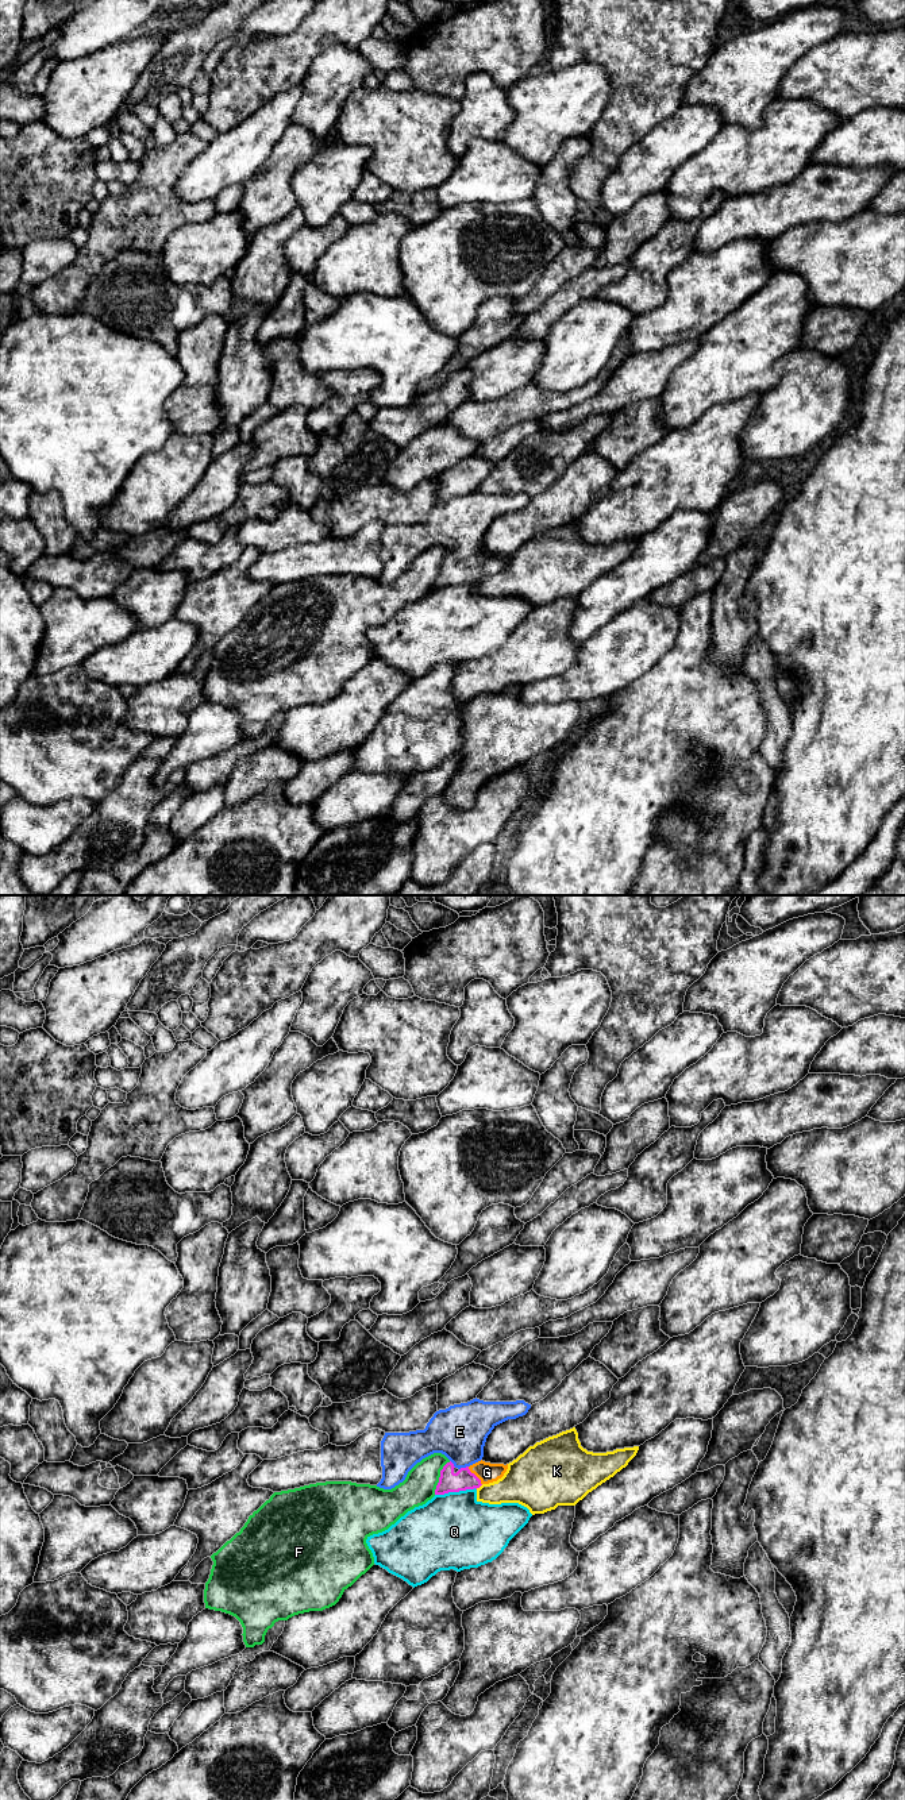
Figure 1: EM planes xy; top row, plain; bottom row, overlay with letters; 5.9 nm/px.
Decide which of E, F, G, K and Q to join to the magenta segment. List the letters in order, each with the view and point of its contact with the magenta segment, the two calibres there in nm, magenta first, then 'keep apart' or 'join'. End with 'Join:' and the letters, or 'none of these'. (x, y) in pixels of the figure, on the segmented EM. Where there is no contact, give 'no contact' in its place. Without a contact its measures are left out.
E: meets magenta in xy at (463, 1468); 130 nm thick on the magenta side, 320 nm on the other; keep apart
F: meets magenta in xy at (439, 1477); 130 nm thick on the magenta side, 190 nm on the other; keep apart
G: meets magenta in xy at (476, 1476); 130 nm thick on the magenta side, 120 nm on the other; join
K: meets magenta in xy at (478, 1487); 130 nm thick on the magenta side, 220 nm on the other; keep apart
Q: meets magenta in xy at (455, 1491); 130 nm thick on the magenta side, 440 nm on the other; keep apart
Join: G

